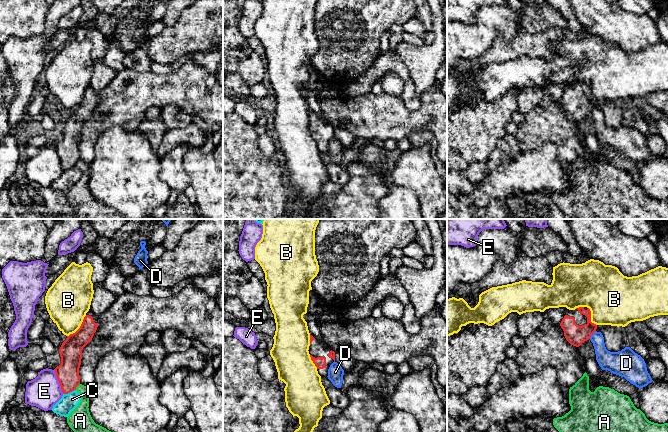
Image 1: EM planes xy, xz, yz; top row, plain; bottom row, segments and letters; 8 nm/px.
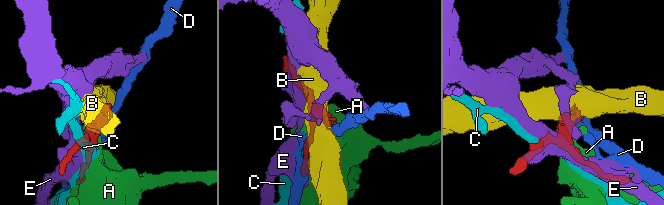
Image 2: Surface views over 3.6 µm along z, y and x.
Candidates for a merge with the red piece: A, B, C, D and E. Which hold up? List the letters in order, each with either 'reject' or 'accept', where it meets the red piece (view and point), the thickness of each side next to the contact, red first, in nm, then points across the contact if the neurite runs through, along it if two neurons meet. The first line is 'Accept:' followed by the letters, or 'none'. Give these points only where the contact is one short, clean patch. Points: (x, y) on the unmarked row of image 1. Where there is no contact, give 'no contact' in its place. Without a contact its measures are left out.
Accept: none
A: reject; meets red in xy at (77, 161); 180 nm thick on the red side, 160 nm on the other
B: reject; meets red in xy at (80, 103); 180 nm thick on the red side, 360 nm on the other; border along xy (86, 91), (81, 101), (67, 112)
C: reject; meets red in xy at (69, 168); 180 nm thick on the red side, 140 nm on the other
D: reject; meets red in yz at (592, 109); 160 nm thick on the red side, 150 nm on the other; border along yz (596, 107), (589, 114)
E: reject; meets red in xy at (58, 156); 180 nm thick on the red side, 260 nm on the other

